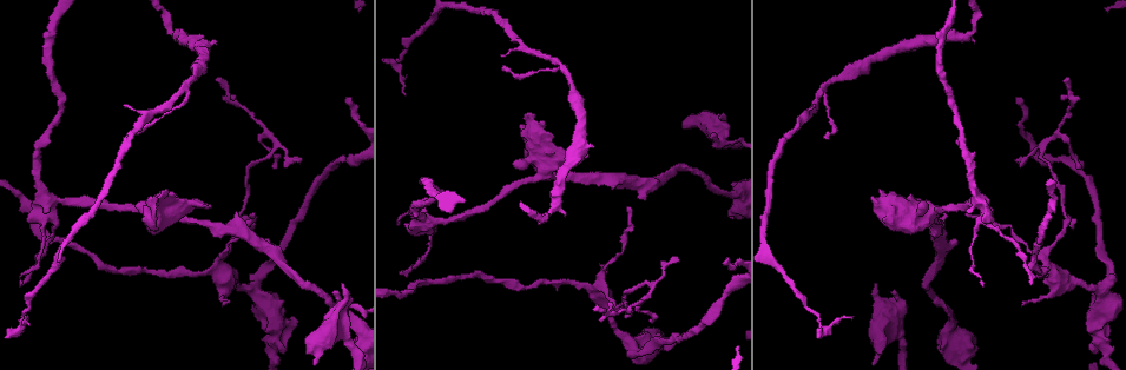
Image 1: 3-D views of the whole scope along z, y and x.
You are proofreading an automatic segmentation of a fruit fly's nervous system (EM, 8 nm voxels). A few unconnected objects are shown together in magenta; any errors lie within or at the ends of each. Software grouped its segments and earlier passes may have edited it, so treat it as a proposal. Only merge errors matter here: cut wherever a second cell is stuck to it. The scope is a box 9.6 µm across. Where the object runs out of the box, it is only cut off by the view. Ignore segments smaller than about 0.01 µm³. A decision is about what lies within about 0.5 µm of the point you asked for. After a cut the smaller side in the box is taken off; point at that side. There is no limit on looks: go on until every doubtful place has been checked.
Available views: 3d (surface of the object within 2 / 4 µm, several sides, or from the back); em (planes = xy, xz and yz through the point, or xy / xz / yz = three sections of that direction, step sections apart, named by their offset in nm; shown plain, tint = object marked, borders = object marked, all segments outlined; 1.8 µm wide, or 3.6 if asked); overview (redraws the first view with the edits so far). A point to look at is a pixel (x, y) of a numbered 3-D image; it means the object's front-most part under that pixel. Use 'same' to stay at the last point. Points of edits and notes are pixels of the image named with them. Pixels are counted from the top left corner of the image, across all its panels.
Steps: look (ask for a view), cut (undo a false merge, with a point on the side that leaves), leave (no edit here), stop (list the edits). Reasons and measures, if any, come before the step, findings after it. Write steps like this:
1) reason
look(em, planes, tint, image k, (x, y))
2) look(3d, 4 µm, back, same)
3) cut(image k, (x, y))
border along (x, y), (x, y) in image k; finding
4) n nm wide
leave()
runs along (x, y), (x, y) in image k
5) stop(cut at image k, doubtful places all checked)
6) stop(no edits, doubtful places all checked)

thin neck
look(em, planes, tint, image 1, (399, 57))

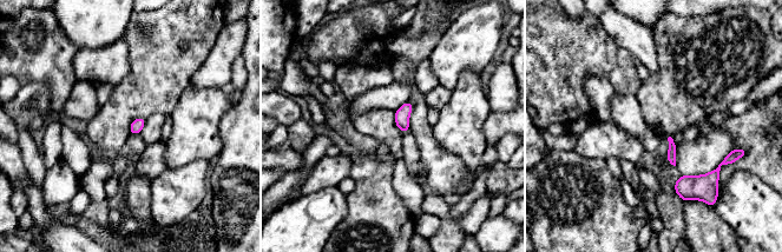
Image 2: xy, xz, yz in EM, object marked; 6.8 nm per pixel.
leave()
continuous, no second cell

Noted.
abrupt turn
look(3d, 4 µm, image 1, (932, 210))

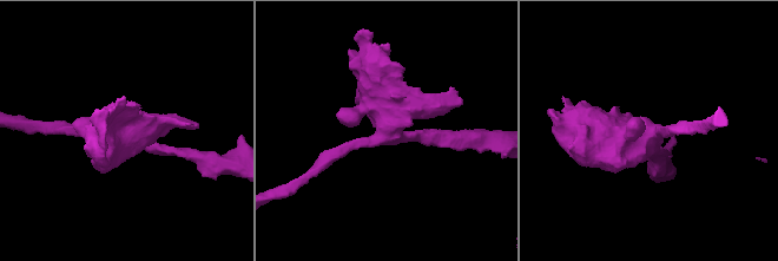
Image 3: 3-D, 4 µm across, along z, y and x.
4 arms; shape alone is not enough
look(em, planes, tint, image 3, (127, 138))

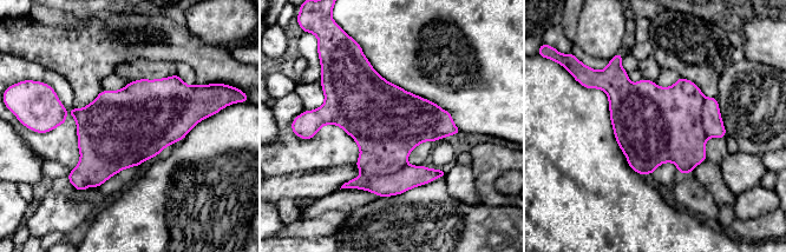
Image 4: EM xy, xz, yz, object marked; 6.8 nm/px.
500 nm wide
cut(image 4, (385, 139))
a second cell is stuck on

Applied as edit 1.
see it whole again
look(overview)

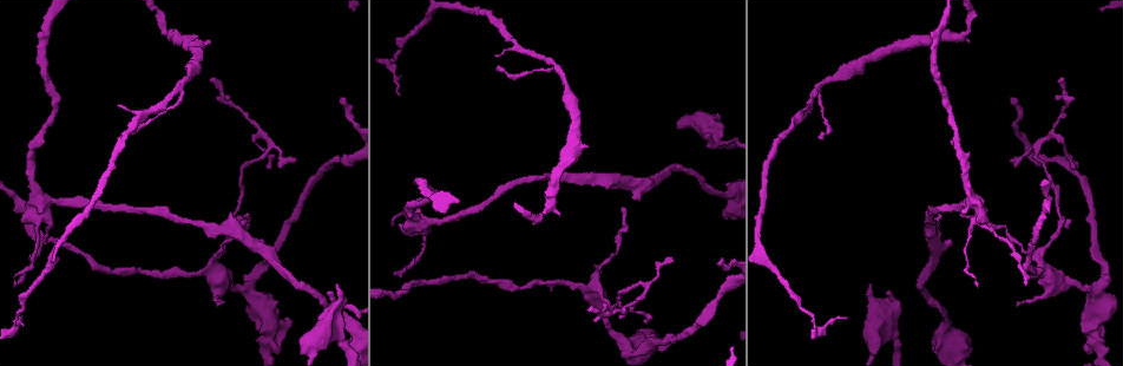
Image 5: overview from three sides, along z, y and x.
sudden change in width
look(em, planes, tint, image 5, (894, 306))

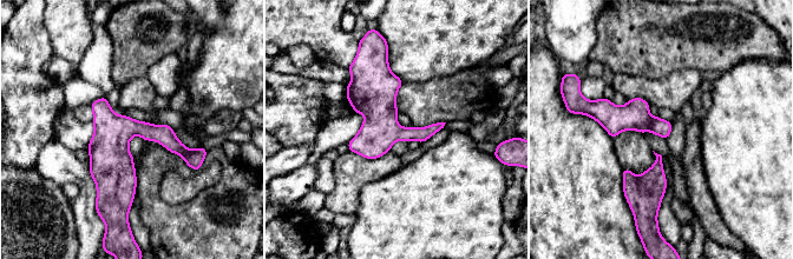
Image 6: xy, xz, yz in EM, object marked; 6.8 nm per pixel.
leave()
runs along (592, 113), (639, 118), (668, 130) in image 6; one cell here

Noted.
stop(cut at image 4, doubtful places all checked)

